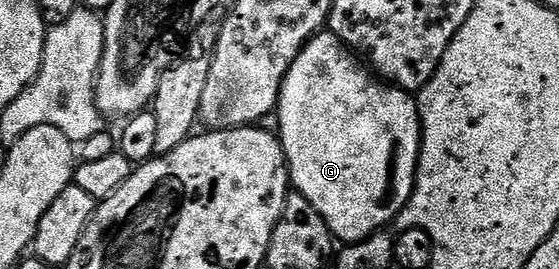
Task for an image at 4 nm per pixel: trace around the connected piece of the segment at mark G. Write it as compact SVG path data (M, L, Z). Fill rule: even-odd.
M323 29L304 45L300 57L292 61L292 69L288 69L288 77L284 77L282 92L278 98L278 110L280 117L280 129L277 134L282 140L282 148L286 154L286 165L290 169L290 182L293 190L297 194L303 195L308 201L312 201L312 209L326 218L326 223L330 226L330 231L334 234L335 240L349 245L359 243L370 235L377 235L391 222L397 220L410 203L410 198L414 192L414 177L418 173L418 152L422 150L422 120L418 114L418 101L411 92L403 91L400 87L395 87L381 78L375 77L359 60L353 51L346 44L341 43L329 29Z

